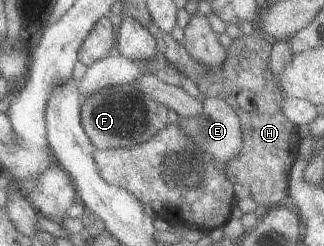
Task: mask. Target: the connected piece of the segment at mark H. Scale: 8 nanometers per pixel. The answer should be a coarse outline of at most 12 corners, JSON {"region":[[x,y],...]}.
{"region":[[279,89],[235,105],[243,146],[225,168],[257,204],[287,204],[298,127]]}

